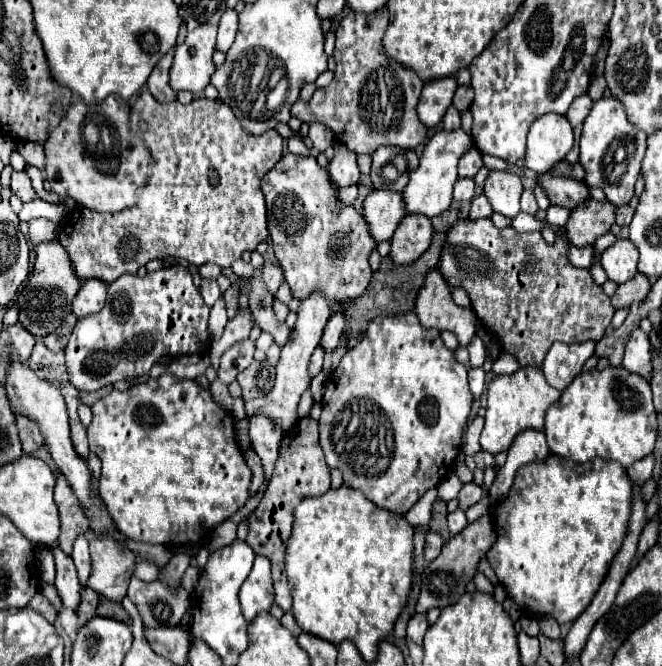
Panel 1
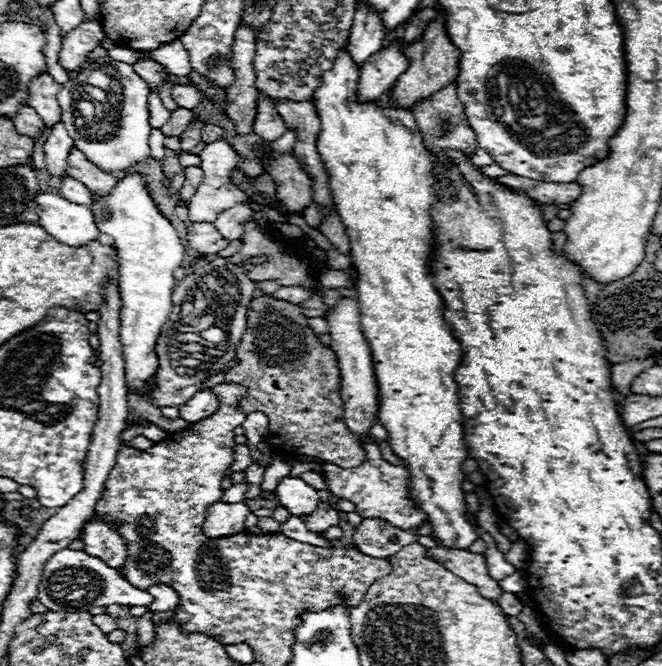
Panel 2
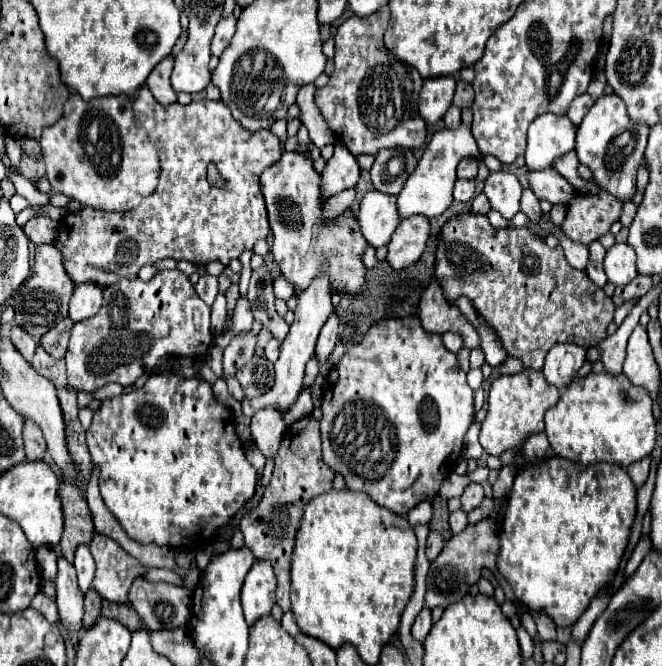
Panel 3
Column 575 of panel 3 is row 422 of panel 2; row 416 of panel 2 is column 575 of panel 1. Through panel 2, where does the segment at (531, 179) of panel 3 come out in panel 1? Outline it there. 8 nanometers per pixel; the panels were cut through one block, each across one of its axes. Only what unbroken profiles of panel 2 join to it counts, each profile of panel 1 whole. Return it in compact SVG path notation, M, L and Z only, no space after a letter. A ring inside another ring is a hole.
M554 172L538 174L538 186L546 192L546 196L550 198L550 204L558 204L568 210L574 210L578 204L590 198L588 188L584 184L566 176L558 176Z

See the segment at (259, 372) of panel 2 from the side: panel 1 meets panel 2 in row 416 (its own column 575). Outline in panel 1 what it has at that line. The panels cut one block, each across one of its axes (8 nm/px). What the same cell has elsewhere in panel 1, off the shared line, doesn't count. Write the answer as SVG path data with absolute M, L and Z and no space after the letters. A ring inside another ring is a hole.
M490 218L458 220L446 232L438 270L450 290L464 288L468 292L478 320L504 352L512 354L520 366L540 368L554 342L598 342L614 316L614 308L610 298L602 292L602 286L592 280L586 268L574 268L568 262L566 252L568 248L562 238L556 238L550 246L540 232L516 232L512 226L498 230Z

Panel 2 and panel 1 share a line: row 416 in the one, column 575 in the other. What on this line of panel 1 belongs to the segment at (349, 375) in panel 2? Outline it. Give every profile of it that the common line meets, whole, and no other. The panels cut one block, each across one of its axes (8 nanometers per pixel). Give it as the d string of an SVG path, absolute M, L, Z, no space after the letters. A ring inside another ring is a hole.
M556 342L544 358L542 372L550 386L564 390L580 372L584 362L594 354L594 342L584 344L562 344Z

